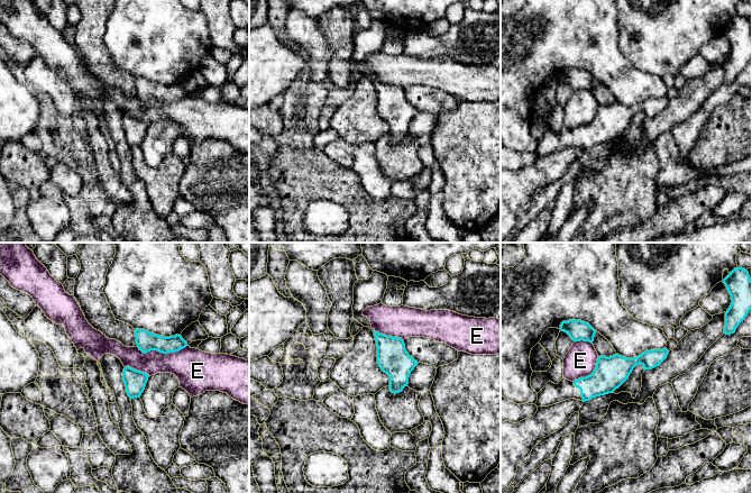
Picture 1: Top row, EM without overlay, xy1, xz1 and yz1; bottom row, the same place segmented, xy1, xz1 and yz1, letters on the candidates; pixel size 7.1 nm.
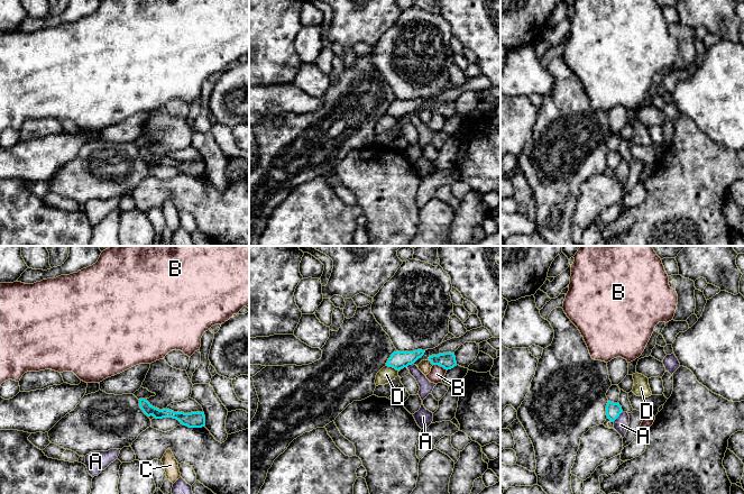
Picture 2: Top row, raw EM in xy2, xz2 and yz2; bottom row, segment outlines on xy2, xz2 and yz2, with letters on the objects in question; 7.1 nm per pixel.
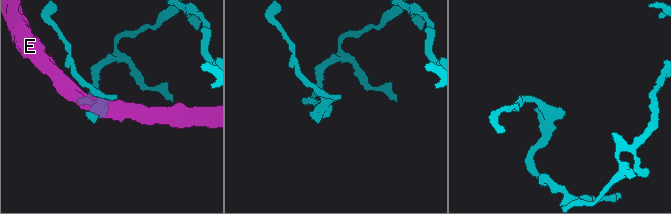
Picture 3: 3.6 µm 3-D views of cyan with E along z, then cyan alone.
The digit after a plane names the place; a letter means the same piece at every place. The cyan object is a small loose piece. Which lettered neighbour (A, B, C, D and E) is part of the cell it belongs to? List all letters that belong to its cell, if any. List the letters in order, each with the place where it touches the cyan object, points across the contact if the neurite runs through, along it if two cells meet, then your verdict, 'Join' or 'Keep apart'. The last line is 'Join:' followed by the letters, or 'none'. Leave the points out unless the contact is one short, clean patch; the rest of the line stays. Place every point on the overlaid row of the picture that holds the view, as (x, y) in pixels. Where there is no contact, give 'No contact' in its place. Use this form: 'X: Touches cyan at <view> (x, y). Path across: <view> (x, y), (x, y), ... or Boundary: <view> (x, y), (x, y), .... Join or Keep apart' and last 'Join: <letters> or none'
A: Touches cyan at yz2 (617, 417). Boundary: yz2 (622, 411), (613, 421). Keep apart
B: Touches cyan at xz2 (440, 365). Keep apart
C: Touches cyan at xz2 (431, 363). Boundary: xz2 (428, 359), (432, 365). Keep apart
D: Touches cyan at xz2 (392, 366). Boundary: xz2 (386, 365), (397, 371). Keep apart
E: Touches cyan at xy1 (162, 352). Keep apart
Join: none

